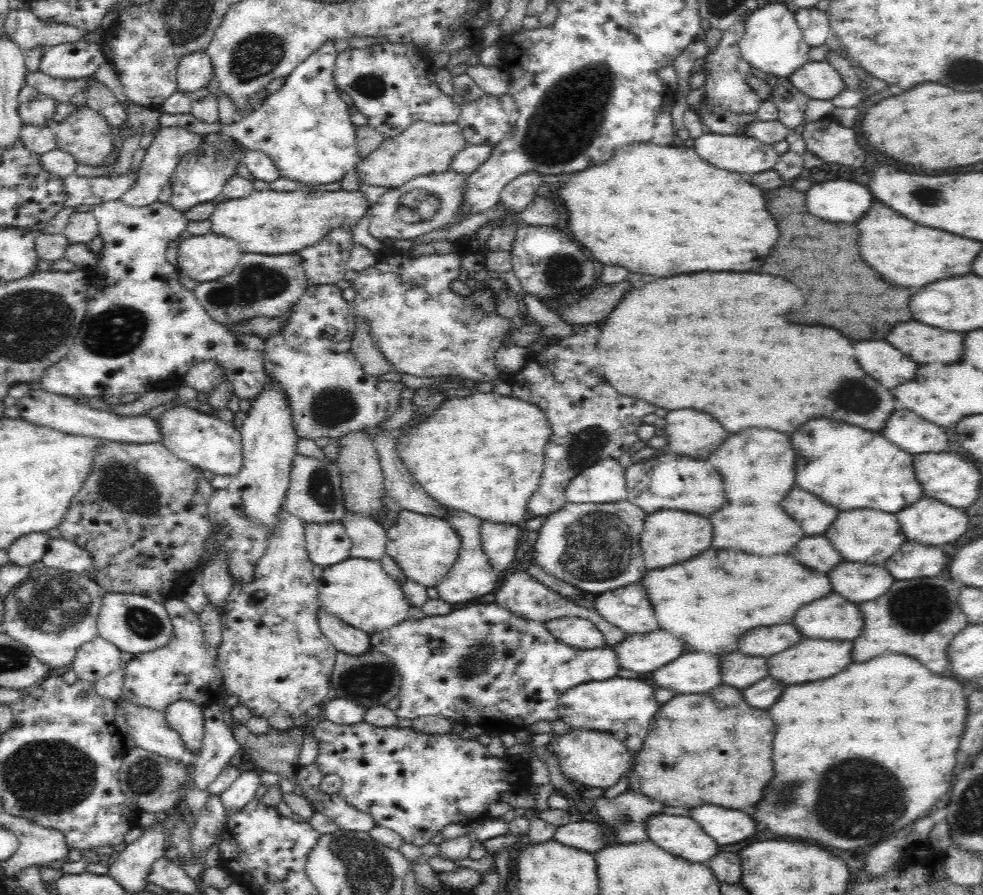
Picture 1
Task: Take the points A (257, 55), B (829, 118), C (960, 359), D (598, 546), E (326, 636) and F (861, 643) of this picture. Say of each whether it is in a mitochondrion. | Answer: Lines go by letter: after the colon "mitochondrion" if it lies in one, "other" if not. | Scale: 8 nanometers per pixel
A: mitochondrion
B: other
C: other
D: mitochondrion
E: other
F: other

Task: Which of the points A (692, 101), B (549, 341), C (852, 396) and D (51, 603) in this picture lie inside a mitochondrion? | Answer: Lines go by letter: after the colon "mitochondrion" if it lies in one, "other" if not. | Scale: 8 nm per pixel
A: other
B: other
C: mitochondrion
D: mitochondrion

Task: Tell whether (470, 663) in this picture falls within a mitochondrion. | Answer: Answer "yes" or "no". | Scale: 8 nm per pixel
yes

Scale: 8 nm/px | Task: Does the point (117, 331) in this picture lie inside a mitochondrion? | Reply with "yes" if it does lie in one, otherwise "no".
yes

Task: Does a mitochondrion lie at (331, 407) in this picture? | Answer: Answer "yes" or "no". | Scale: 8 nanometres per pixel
yes

